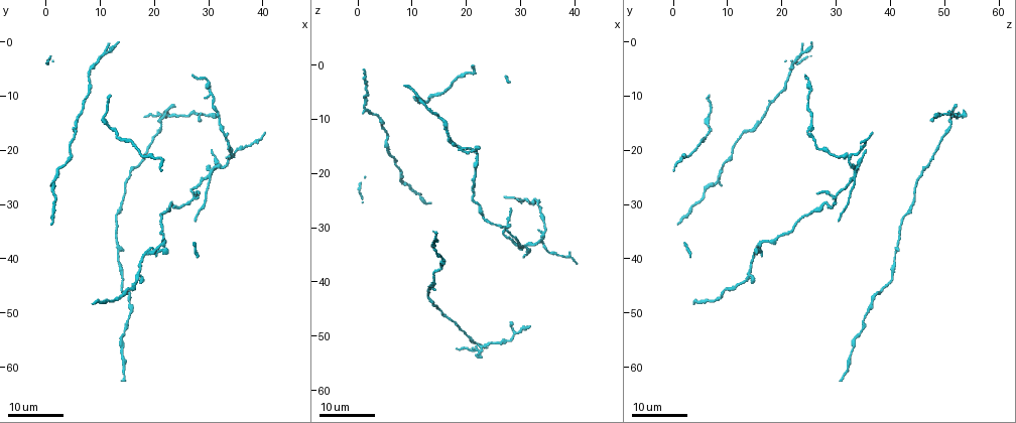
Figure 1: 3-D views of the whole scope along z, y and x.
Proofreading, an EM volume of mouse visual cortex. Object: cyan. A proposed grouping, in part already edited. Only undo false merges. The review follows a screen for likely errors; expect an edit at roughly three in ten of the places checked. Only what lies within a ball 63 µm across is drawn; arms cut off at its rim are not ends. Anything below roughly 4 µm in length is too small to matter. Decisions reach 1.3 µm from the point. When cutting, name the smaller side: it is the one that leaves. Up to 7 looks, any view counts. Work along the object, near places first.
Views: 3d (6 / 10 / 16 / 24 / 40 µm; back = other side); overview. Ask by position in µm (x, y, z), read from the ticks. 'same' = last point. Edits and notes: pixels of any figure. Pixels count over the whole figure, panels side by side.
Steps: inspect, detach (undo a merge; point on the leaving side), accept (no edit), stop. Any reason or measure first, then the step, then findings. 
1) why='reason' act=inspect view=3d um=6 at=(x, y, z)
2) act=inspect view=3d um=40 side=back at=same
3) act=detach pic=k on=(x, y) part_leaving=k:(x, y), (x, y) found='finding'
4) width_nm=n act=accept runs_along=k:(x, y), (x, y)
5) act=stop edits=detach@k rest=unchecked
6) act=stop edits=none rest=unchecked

why='looks like a crossing' act=inspect view=3d um=24 at=(30.5, 23.5, 33.0)

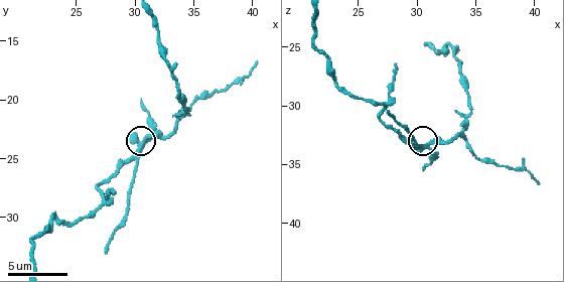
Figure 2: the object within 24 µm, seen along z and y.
act=inspect view=3d um=10 at=(31.0, 23.8, 33.4)

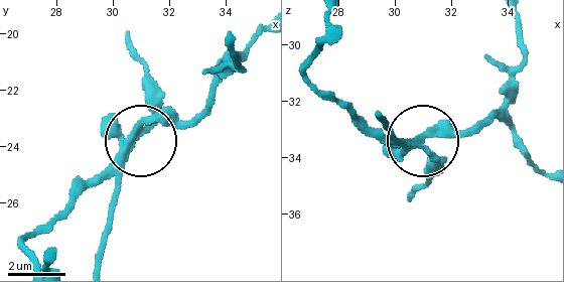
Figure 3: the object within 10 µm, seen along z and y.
width_nm=260 act=detach pic=3 on=(117, 196) part_leaving=3:(125, 154), (97, 260) found='two neurons meet here'

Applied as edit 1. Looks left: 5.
act=inspect view=overview

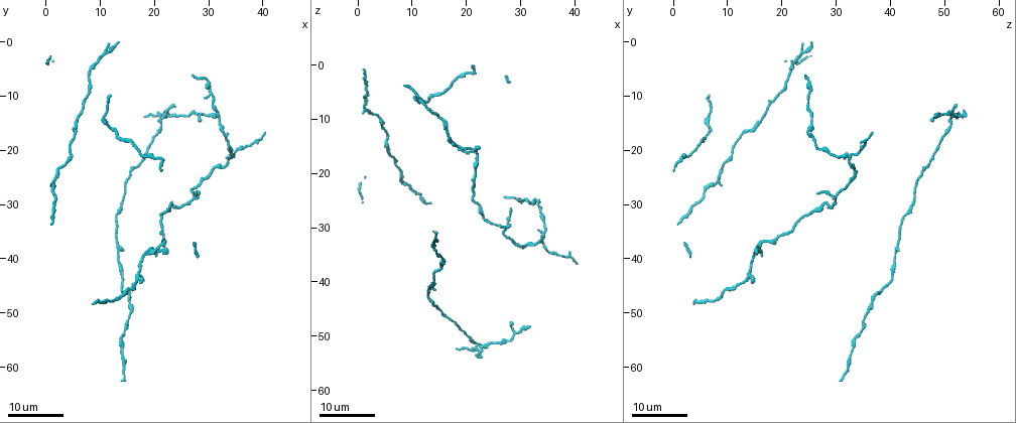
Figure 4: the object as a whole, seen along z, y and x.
act=inspect view=3d um=16 at=(35.0, 21.0, 30.0)

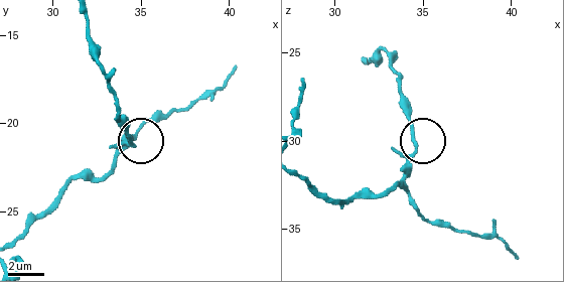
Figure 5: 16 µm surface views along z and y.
act=inspect view=3d um=6 at=(34.6, 21.2, 30.3)

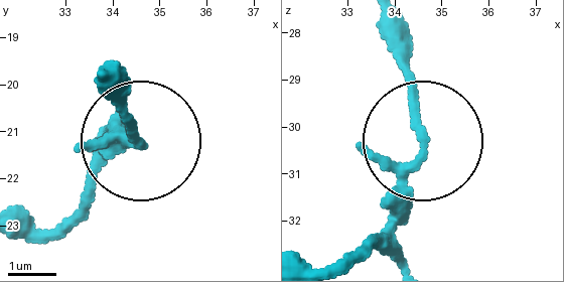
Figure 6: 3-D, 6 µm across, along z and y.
arms=3 act=accept found='continuous, no second neuron'

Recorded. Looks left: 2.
why='narrows sharply' act=inspect view=3d um=10 at=(32.6, 16.6, 24.8)

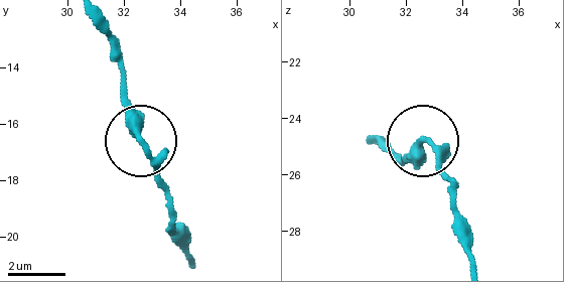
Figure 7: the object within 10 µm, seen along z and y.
act=inspect view=3d um=6 at=(32.7, 16.7, 24.7)

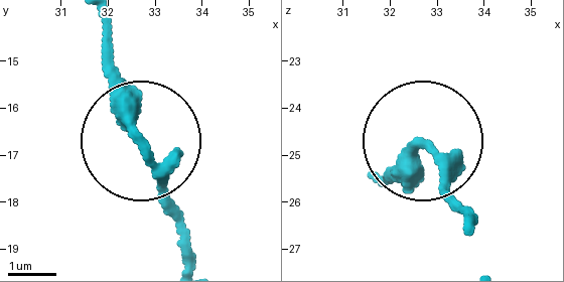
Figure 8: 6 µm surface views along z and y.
act=accept runs_along=8:(191, 264), (108, 23) found='one neuron here'

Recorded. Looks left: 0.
act=stop edits=detach@3 rest=unchecked

